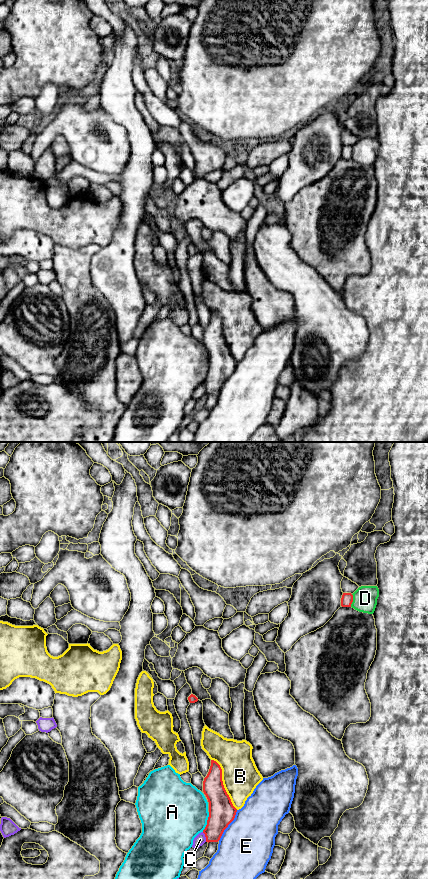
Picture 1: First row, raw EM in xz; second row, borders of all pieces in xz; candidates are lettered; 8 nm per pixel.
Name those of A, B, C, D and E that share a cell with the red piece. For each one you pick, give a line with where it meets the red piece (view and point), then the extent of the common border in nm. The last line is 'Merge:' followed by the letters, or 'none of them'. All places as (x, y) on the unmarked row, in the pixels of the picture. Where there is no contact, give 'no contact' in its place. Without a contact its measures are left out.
Merge: none of them

